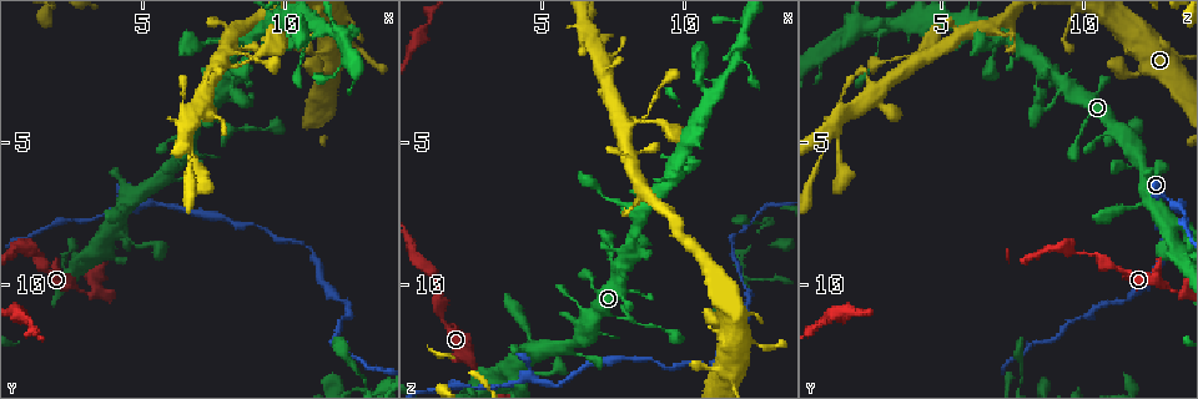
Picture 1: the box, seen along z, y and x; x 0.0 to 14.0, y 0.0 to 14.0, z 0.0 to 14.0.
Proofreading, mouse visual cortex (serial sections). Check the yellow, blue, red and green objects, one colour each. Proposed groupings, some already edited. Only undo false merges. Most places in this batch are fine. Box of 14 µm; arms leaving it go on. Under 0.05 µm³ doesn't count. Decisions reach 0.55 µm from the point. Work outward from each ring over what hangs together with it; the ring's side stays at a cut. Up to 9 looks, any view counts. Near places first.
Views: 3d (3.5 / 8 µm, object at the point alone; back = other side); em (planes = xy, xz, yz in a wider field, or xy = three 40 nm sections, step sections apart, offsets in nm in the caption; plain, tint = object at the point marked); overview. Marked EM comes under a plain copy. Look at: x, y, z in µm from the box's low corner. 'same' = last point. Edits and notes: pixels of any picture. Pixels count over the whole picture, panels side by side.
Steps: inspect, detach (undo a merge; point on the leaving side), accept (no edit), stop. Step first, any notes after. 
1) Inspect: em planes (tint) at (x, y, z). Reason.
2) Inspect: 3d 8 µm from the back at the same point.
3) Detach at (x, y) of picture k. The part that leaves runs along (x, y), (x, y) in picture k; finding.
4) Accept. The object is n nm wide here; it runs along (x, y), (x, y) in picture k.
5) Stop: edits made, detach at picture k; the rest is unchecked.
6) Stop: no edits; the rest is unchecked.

Inspect: 3d 3.5 µm at (3.2, 10.3, 13.4). Side arm on a straight run.

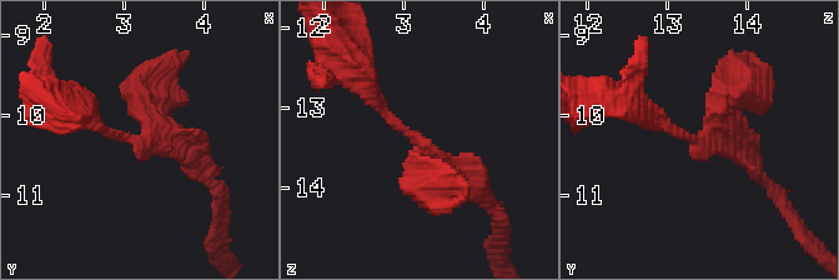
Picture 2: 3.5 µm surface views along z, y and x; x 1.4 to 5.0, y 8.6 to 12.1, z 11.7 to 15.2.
Inspect: em xy step 5 (tint) at (3.20, 10.30, 13.35). Shape alone is not enough.

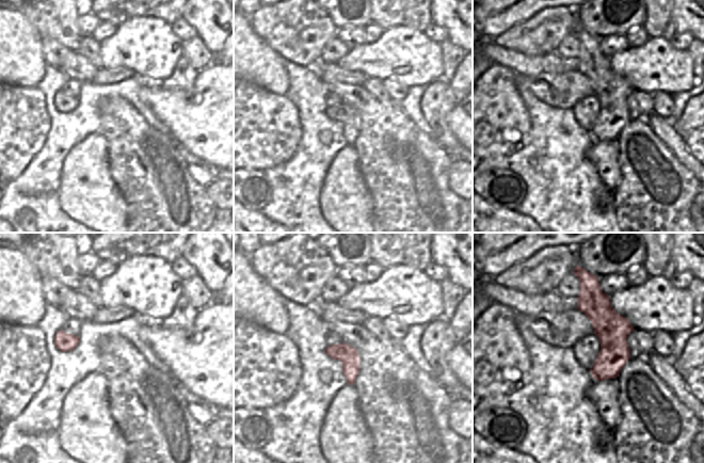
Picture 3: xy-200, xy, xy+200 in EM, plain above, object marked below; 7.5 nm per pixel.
Accept. 3 arms meet here; the arms are 200, 250, 350 nm wide; it runs along (582, 287), (611, 329), (611, 376) in picture 3; all the same cell.

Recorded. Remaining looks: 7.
Inspect: 3d 8 µm from the back at (4.7, 7.3, 13.4). Three-way junction.

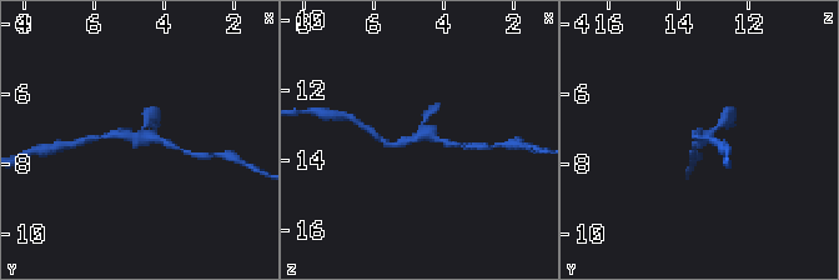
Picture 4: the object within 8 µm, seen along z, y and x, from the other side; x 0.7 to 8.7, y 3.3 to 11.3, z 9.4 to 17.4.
Inspect: 3d 3.5 µm at (4.7, 7.2, 13.3). Closer look.

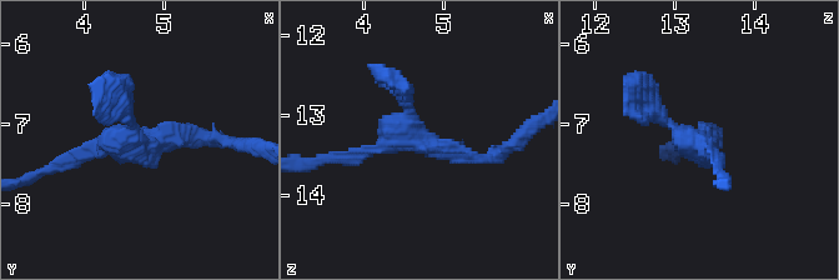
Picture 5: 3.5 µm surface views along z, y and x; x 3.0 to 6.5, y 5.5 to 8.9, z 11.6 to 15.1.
Inspect: em xy step 2 (tint) at (4.65, 7.25, 13.30). Shape alone is not enough.

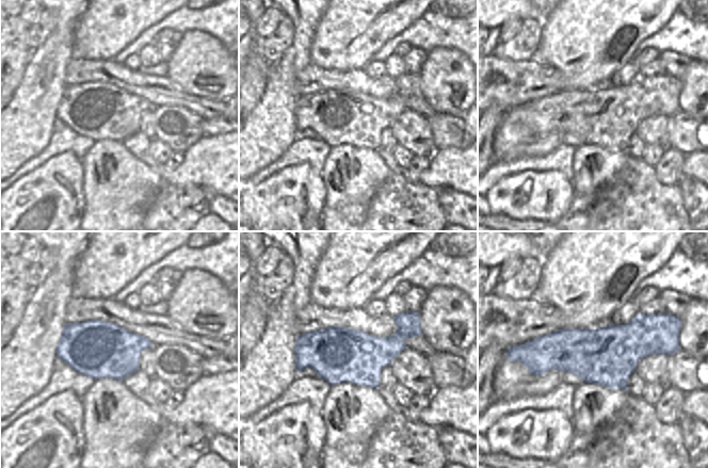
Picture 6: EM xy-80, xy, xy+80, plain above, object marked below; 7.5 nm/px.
Accept. The arms are 200, 200, 200 nm wide; it runs along (395, 81), (417, 140), (495, 155) in picture 5; continuous, no second cell.

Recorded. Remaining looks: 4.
Inspect: 3d 3.5 µm at (1.3, 8.8, 9.8). Narrows sharply.

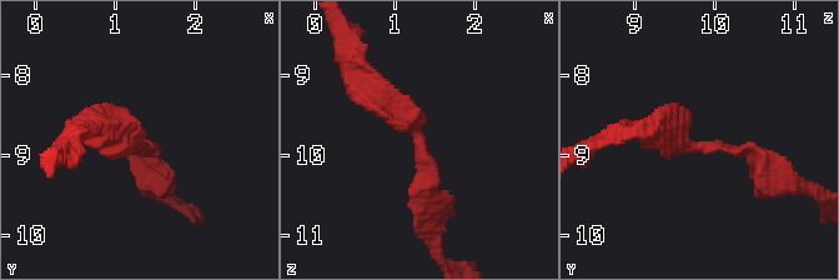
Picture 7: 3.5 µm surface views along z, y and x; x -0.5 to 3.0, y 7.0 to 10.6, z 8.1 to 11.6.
Inspect: em xy step 2 (tint) at (1.30, 8.90, 9.75). The arms are 200, 350 nm wide; need the tissue.

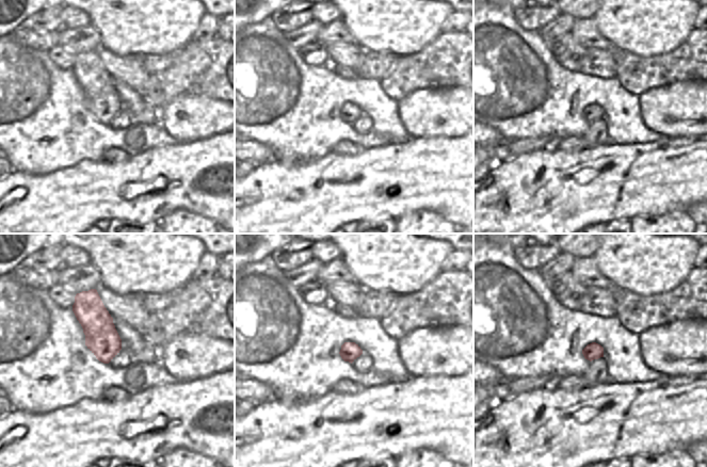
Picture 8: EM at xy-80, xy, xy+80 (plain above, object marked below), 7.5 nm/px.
Accept. It runs along (428, 209), (417, 131), (360, 80) in picture 7; continuous, no second cell.

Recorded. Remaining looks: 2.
Inspect: 3d 3.5 µm at (10.9, 0.9, 3.3). A narrow waist.

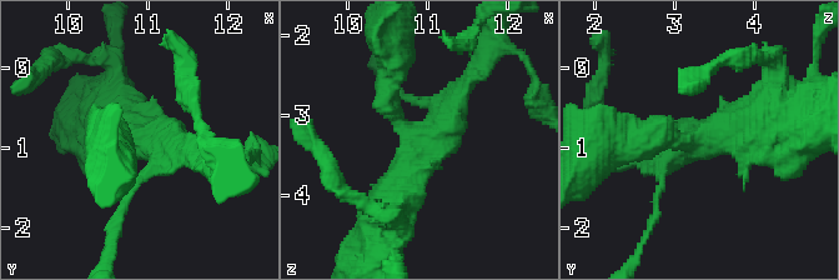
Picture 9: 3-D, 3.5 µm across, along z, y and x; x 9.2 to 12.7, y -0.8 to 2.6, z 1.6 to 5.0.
Inspect: em xy step 3 (tint) at (11.00, 0.85, 3.40).

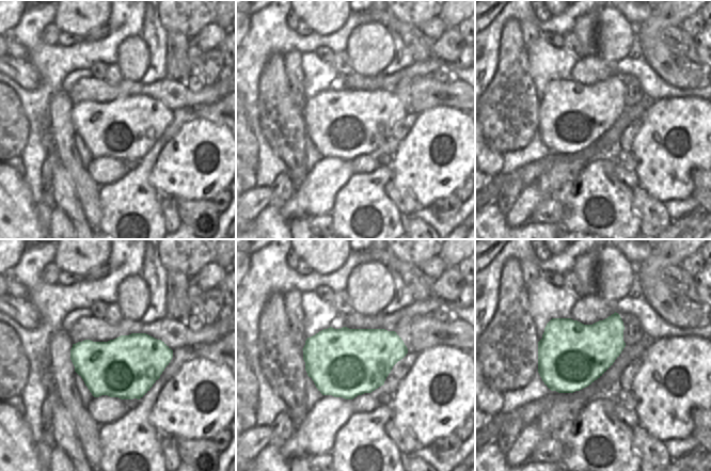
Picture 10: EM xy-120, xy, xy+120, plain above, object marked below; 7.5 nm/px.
Accept. The object is 500 nm wide here; it runs along (382, 213), (471, 79) in picture 9; continuous, no second cell.

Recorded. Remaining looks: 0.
Stop: no edits; the rest is unchecked.

